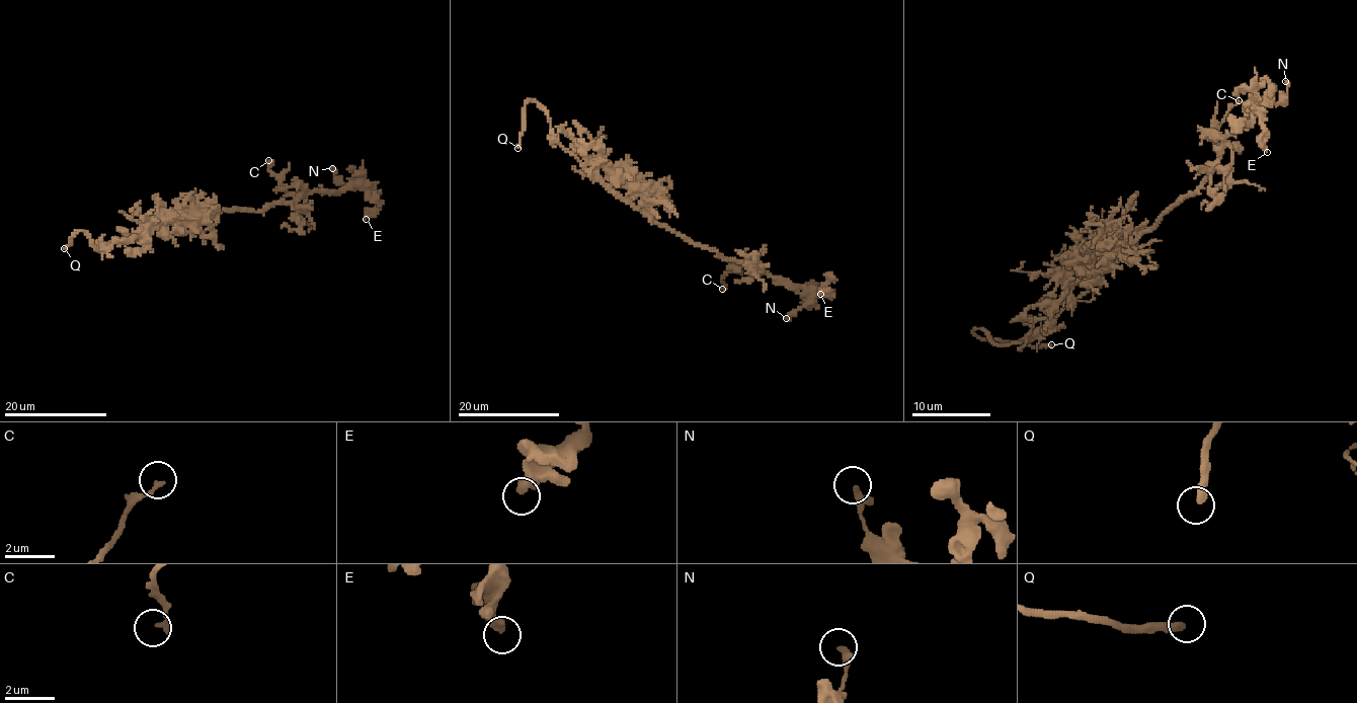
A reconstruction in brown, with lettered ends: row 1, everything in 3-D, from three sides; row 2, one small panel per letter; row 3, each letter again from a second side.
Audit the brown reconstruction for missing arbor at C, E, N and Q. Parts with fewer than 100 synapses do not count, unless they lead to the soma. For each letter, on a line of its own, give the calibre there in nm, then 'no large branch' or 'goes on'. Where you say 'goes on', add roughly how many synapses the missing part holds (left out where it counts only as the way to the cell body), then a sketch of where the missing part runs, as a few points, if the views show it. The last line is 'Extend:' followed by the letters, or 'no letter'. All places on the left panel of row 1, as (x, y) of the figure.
C: calibre 190 nm; no large branch
E: calibre 440 nm; no large branch
N: calibre 320 nm; no large branch
Q: calibre 280 nm; goes on; course (64, 248), (43, 263), (36, 278), (40, 281), (22, 283), (53, 299)
Extend: Q

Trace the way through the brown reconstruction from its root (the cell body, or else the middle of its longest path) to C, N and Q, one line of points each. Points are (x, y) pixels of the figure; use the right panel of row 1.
C: (1147, 230), (1170, 207), (1195, 192), (1209, 173), (1221, 144), (1209, 133), (1213, 141), (1215, 130), (1239, 100)
N: (1147, 230), (1170, 207), (1195, 192), (1227, 136), (1248, 128), (1264, 102), (1276, 103), (1287, 93), (1285, 81)
Q: (1147, 230), (1029, 340), (998, 344), (983, 329), (973, 330), (990, 340), (1051, 344)

